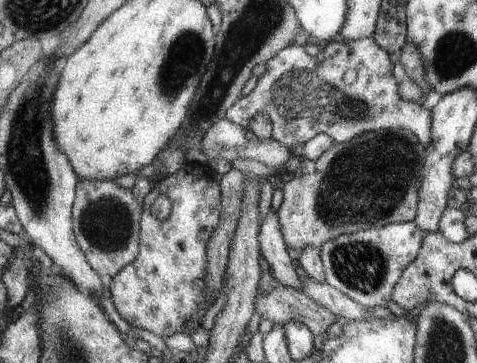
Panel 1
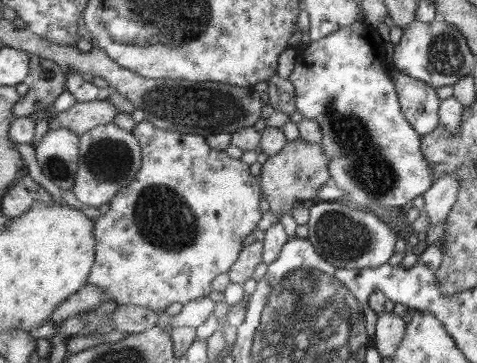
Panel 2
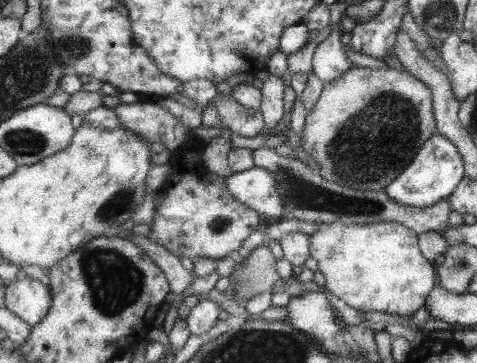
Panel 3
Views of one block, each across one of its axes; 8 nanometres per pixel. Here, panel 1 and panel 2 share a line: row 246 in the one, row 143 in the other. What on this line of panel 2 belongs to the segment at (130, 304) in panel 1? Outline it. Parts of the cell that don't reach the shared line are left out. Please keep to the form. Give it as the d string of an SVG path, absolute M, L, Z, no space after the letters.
M139 122L133 130L133 136L139 138L141 146L143 146L143 168L137 174L137 180L133 180L129 186L125 186L109 204L109 212L105 216L99 216L95 220L95 236L97 236L97 266L93 268L91 274L91 282L99 286L101 290L105 290L111 296L111 302L117 302L119 306L143 306L143 308L151 308L159 314L163 314L171 304L179 302L183 306L187 306L193 300L199 298L207 298L211 292L215 292L215 282L221 274L229 274L233 270L233 266L237 266L237 260L241 258L243 242L247 236L251 236L251 232L259 230L257 222L261 218L259 214L259 184L257 178L253 176L249 170L249 164L231 158L227 152L215 150L207 138L203 136L195 136L195 134L181 134L181 132L167 132L161 128L155 128L151 122Z

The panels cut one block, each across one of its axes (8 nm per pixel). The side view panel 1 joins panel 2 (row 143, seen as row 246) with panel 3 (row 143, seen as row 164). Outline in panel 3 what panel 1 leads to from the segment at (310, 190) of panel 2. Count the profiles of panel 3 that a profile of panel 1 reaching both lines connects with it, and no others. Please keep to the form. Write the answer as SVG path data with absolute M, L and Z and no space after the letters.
M351 68L341 78L323 86L321 96L313 104L305 118L299 148L313 162L319 164L319 176L345 188L355 190L385 190L417 156L421 146L437 134L437 122L433 116L433 94L429 86L417 80L413 74L383 68Z

